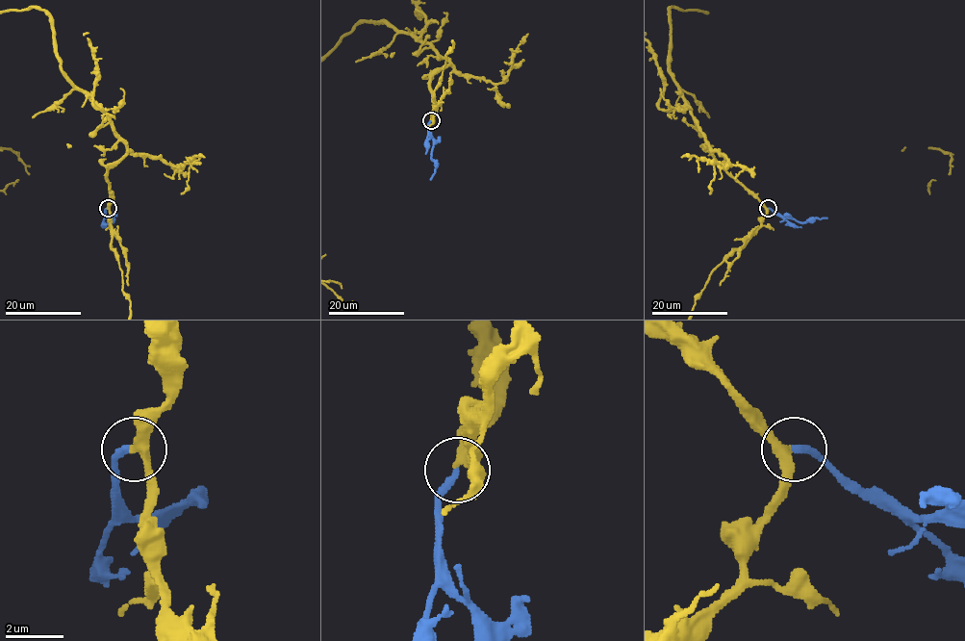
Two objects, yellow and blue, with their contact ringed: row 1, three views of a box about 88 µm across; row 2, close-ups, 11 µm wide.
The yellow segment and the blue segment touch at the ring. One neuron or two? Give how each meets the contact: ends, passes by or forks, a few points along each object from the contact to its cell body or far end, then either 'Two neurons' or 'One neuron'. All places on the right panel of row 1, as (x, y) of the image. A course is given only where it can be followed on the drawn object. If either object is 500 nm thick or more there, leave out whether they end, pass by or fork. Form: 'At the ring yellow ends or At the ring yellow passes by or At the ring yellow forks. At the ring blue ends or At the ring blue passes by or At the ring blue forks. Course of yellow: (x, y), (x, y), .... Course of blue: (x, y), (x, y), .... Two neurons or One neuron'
At the ring yellow passes by. At the ring blue ends. Course of blue: (768, 208), (801, 222), (826, 217). One neuron

